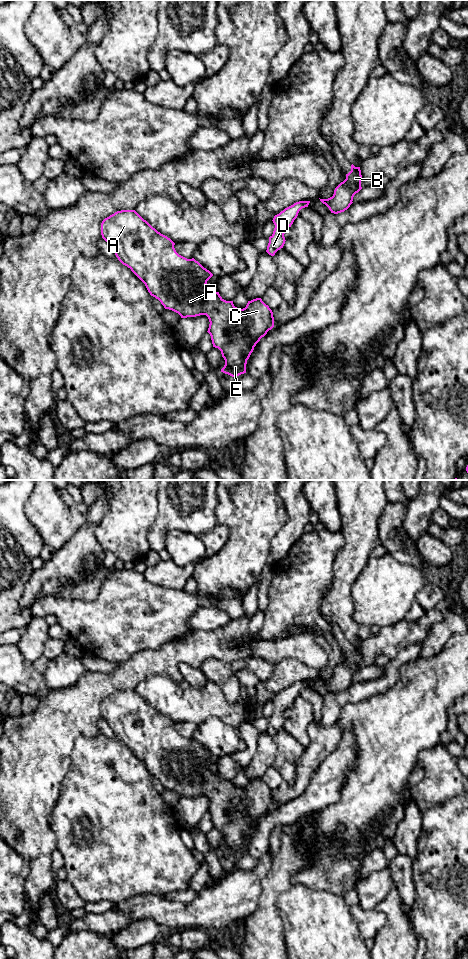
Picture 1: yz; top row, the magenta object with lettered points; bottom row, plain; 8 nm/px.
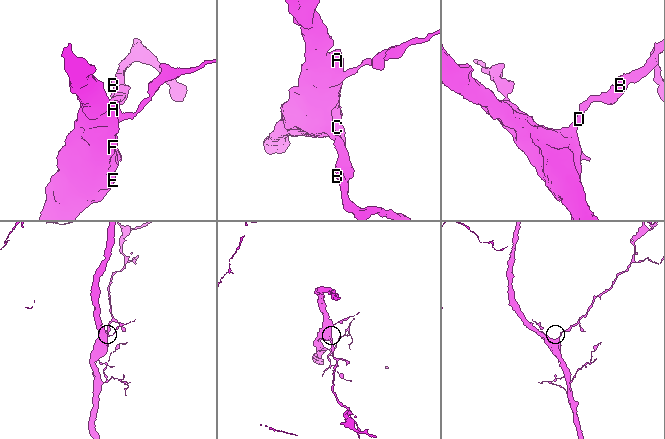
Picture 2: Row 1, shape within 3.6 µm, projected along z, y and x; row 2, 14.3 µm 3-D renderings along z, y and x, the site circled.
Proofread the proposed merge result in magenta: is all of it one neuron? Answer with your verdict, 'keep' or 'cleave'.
keep

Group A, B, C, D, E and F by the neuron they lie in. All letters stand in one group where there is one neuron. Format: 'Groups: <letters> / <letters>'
Groups: A B C D E F

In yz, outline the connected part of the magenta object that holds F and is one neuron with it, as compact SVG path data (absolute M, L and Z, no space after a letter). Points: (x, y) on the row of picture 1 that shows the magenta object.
M135 210L117 211L105 218L101 223L101 235L111 246L118 260L131 269L145 284L150 295L158 299L165 309L178 313L181 318L200 315L208 317L210 324L207 332L211 336L213 347L221 351L222 357L225 360L225 365L221 372L232 377L246 373L247 360L254 347L274 327L273 312L261 298L248 301L246 307L241 309L235 307L233 301L224 300L219 292L212 292L206 284L213 274L194 258L187 259L179 255L174 248L175 243L153 228Z

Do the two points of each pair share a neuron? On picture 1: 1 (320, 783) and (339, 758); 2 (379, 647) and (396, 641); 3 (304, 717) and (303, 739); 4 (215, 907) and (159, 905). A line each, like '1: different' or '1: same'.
1: same
2: same
3: same
4: same

